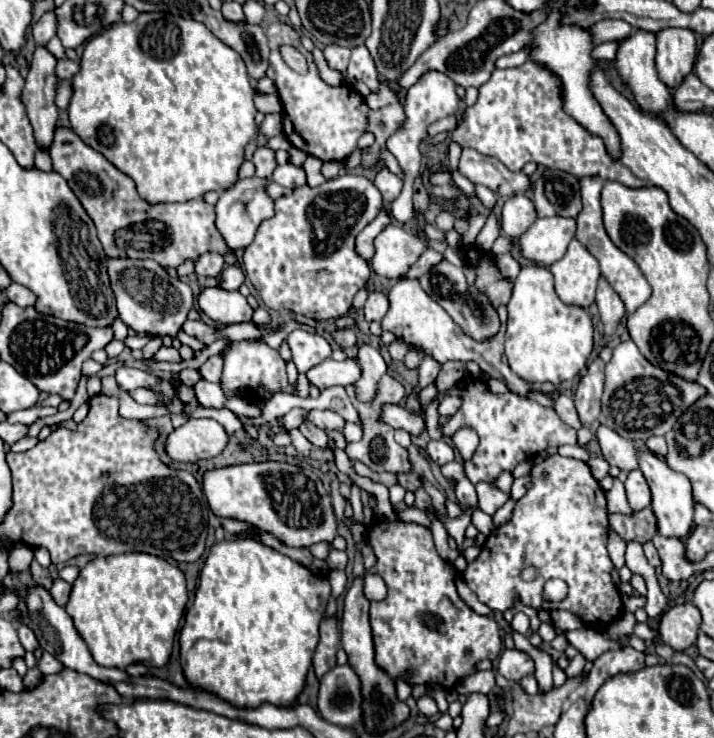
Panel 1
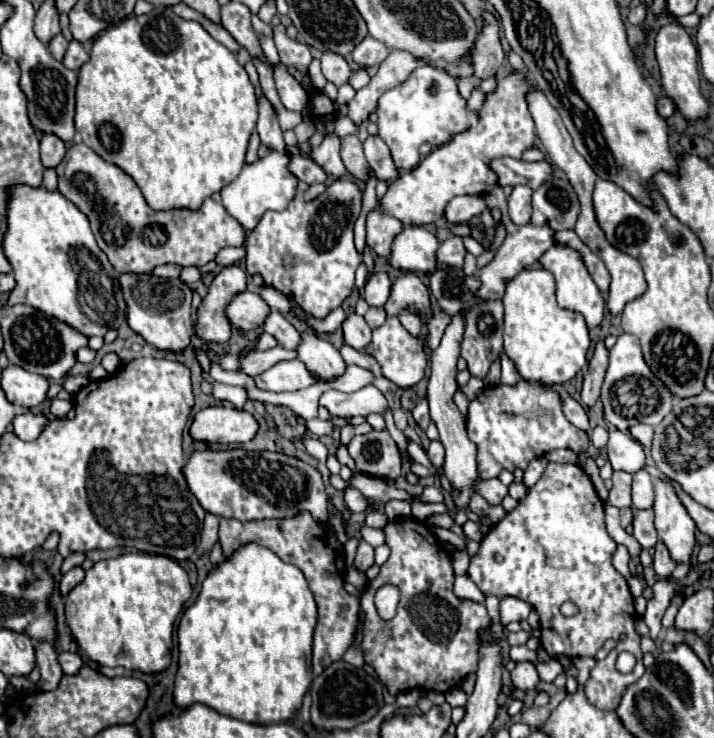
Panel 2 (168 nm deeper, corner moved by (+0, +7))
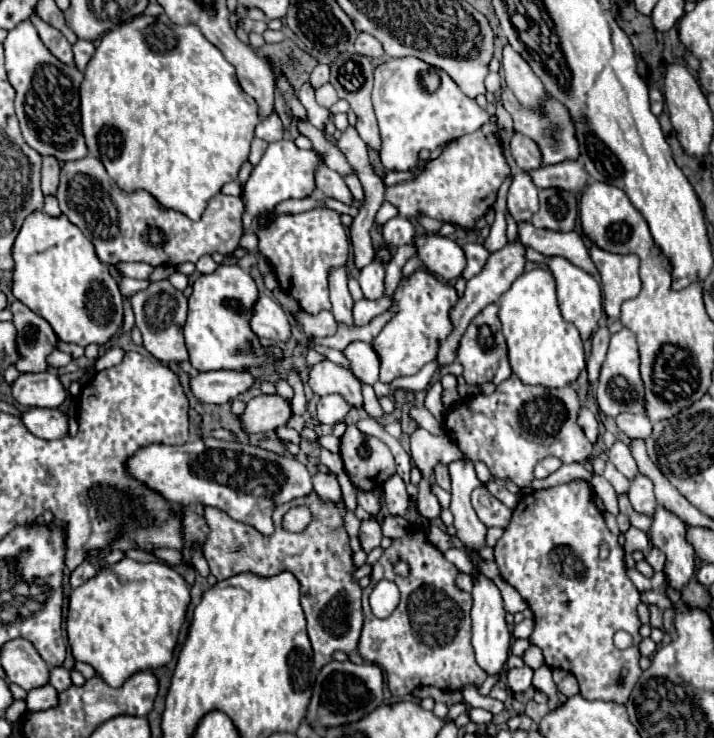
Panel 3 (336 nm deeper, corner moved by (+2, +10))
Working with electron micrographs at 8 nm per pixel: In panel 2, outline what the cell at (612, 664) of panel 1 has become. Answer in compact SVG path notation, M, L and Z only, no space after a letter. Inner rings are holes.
M550 462L544 476L530 488L528 496L506 514L504 520L494 524L484 536L480 552L472 556L468 576L484 594L494 594L498 598L516 596L528 602L540 616L540 646L552 658L576 658L576 656L596 656L606 640L616 640L616 646L608 652L606 658L598 660L590 672L590 678L584 684L584 694L590 704L602 710L614 710L620 704L626 688L640 680L644 674L640 636L634 630L634 598L628 590L628 584L620 572L612 566L612 554L616 542L608 536L604 526L604 502L598 498L590 476L576 464L554 464ZM572 600L578 604L580 612L572 618L560 614L560 606ZM620 636L626 636L620 640ZM620 652L632 652L636 656L636 668L630 674L620 674L616 670L616 658Z

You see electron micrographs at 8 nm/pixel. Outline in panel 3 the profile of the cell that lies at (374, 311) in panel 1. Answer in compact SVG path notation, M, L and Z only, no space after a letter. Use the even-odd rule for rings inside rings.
M372 261L360 271L358 283L364 291L366 299L380 299L384 293L384 265L378 261Z

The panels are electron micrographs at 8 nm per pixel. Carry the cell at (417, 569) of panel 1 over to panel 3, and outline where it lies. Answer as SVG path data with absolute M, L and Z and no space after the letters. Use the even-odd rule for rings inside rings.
M410 529L404 537L392 539L392 545L388 549L384 549L382 557L378 559L378 563L372 567L370 573L370 587L362 591L362 607L364 607L364 629L358 641L358 653L366 659L372 661L376 665L382 667L382 671L386 673L386 681L388 681L388 689L392 695L410 695L414 689L430 685L430 687L438 687L442 691L460 691L464 685L474 683L476 687L482 685L482 681L488 677L476 663L474 659L474 649L470 643L470 605L472 605L472 595L464 593L456 587L454 579L456 579L458 571L456 567L446 561L446 557L442 555L442 551L438 551L426 537L426 531L422 529ZM396 561L406 561L410 567L410 573L406 577L398 575L394 571L394 563ZM380 579L390 579L400 587L400 605L396 607L396 611L386 617L386 619L378 619L370 605L368 605L368 595L370 589L380 581Z

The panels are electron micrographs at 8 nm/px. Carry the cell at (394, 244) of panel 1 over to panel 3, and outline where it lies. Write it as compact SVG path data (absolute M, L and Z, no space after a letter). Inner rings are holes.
M418 233L418 237L414 237L414 245L426 271L442 277L444 281L458 279L462 275L466 259L456 241L434 233Z

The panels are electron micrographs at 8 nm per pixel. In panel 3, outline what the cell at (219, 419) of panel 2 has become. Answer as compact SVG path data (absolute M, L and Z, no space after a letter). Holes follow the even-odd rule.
M260 395L246 403L244 413L238 417L238 423L244 433L264 433L274 431L290 419L292 409L278 395Z

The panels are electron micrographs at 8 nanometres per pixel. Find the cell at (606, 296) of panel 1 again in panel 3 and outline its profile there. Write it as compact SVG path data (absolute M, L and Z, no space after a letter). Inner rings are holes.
M532 223L518 225L518 237L526 247L540 251L542 255L558 255L578 265L590 275L598 275L598 269L576 231L570 233L554 233L550 229L538 229Z

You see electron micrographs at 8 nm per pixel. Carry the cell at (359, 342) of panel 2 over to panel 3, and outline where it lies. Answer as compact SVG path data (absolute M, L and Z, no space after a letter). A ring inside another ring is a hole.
M344 267L332 269L330 273L330 301L332 301L332 315L336 317L336 321L354 327L354 319L352 319L354 299L348 291L348 277Z

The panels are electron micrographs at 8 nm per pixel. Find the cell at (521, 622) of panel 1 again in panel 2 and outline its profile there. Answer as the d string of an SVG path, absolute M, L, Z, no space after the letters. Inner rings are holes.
M506 596L500 600L500 622L506 626L508 622L514 622L514 620L526 620L528 614L532 612L532 606L526 604L524 600L520 598L512 598L512 596Z

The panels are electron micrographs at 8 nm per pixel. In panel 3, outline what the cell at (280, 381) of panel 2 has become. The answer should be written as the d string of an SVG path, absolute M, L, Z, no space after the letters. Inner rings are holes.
M210 371L198 373L190 379L192 393L204 403L228 403L236 399L240 393L246 393L254 385L254 377L250 371Z

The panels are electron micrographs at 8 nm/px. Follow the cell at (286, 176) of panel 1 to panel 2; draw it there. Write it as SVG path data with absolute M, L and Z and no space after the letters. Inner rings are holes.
M294 154L294 156L292 156L290 168L292 168L292 174L294 174L298 180L308 182L308 184L326 182L326 178L328 178L328 174L326 174L318 164L314 164L312 160L304 158L302 154Z

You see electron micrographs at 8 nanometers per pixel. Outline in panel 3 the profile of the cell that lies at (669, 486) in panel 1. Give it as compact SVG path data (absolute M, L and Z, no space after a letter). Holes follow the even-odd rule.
M664 505L656 507L648 535L652 545L666 555L664 573L668 585L674 589L684 587L696 571L694 549L686 541L686 529L686 523L680 517L674 517L670 509L666 509Z

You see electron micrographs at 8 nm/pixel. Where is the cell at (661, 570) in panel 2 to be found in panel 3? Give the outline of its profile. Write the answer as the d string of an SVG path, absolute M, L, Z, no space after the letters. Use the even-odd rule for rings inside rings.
M652 547L650 553L646 555L646 561L654 567L654 571L662 571L664 563L666 563L666 557L664 557L664 553L658 547Z

